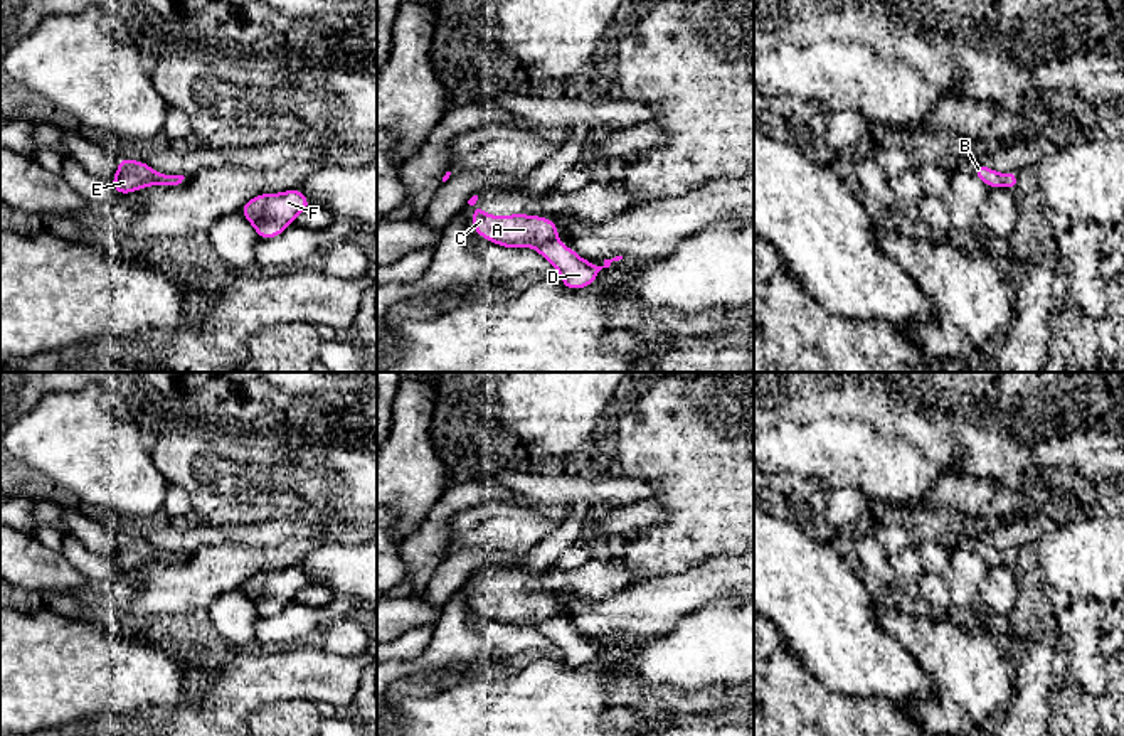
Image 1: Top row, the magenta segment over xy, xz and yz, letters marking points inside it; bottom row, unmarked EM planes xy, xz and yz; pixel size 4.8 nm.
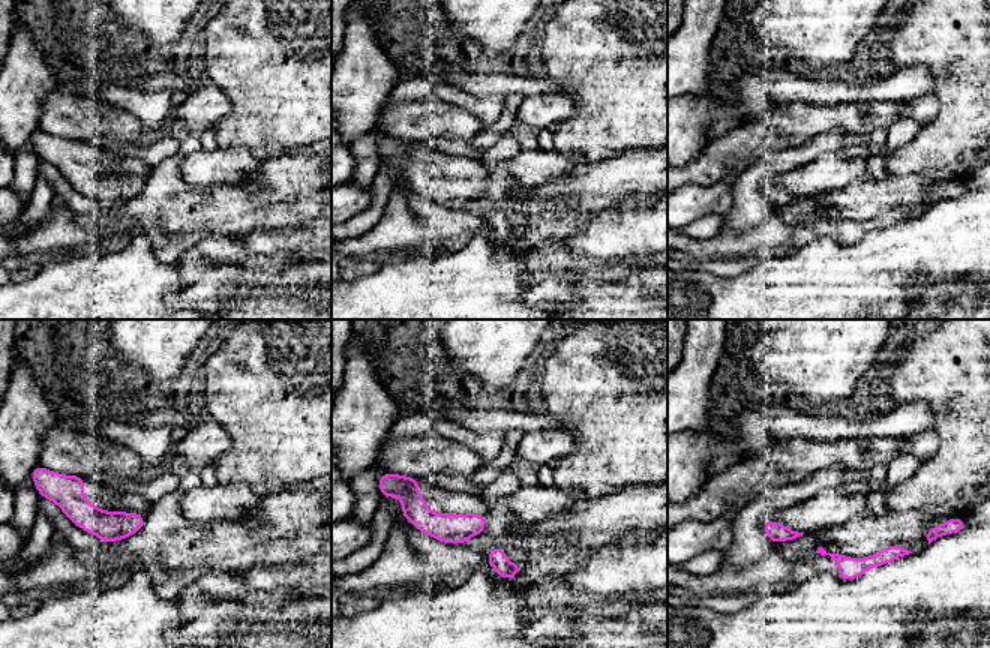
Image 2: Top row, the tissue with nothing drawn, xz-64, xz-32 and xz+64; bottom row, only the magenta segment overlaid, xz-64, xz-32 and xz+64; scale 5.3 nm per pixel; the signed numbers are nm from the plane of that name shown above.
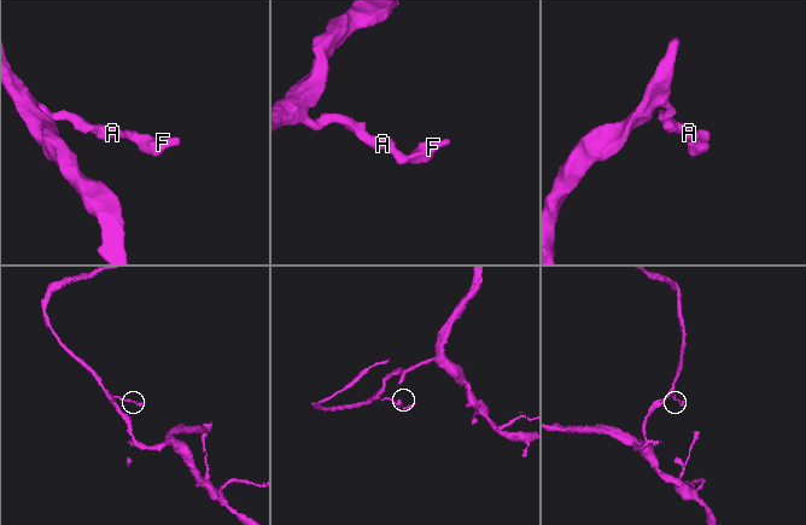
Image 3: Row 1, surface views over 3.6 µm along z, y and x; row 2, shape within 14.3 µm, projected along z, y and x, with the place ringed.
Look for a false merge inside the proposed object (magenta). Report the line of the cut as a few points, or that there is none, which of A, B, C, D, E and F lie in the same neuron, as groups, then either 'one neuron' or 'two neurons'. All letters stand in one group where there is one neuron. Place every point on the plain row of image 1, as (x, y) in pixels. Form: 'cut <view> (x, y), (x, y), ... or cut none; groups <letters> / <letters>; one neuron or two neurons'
cut none; groups A B C D E F; one neuron

